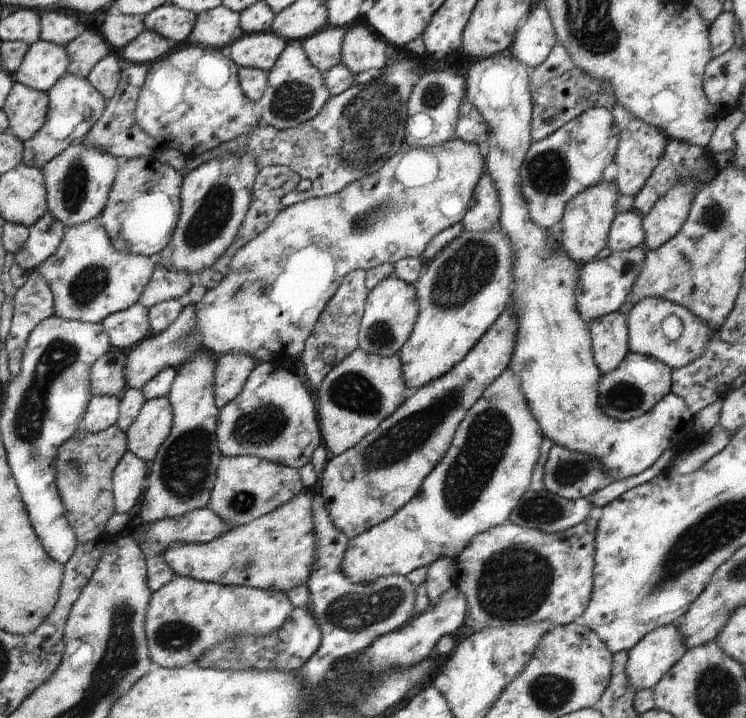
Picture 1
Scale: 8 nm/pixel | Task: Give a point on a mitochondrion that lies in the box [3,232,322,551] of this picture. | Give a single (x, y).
(61, 354)

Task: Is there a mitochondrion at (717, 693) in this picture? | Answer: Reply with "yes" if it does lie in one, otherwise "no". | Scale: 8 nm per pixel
yes

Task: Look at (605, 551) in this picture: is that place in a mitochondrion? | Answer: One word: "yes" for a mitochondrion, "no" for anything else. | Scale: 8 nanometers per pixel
no

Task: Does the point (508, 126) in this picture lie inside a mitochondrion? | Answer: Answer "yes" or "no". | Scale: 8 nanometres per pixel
no

